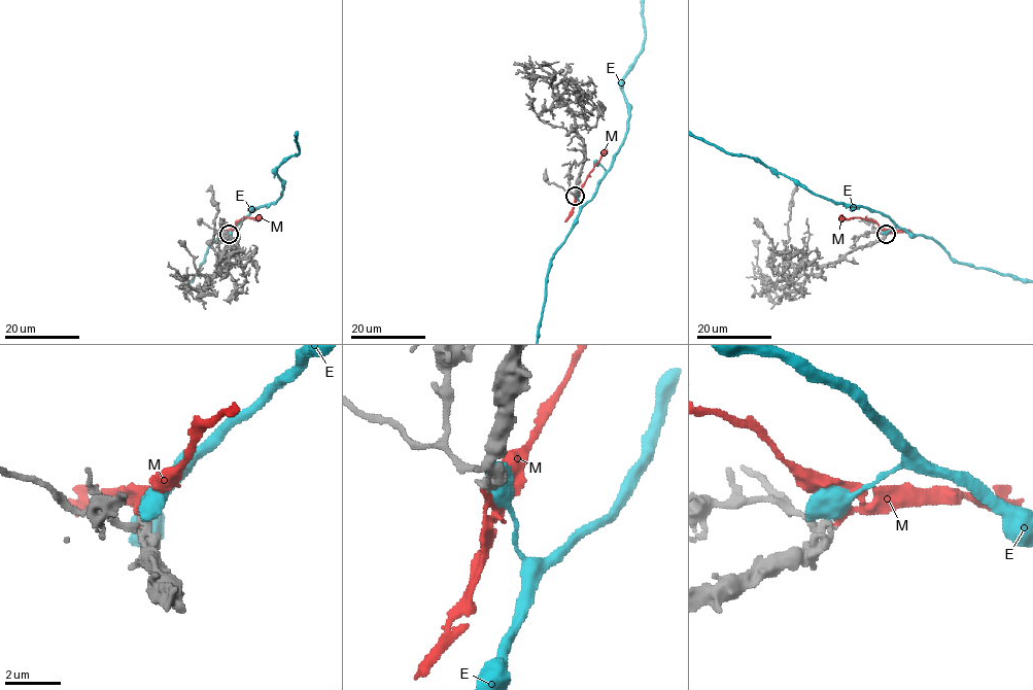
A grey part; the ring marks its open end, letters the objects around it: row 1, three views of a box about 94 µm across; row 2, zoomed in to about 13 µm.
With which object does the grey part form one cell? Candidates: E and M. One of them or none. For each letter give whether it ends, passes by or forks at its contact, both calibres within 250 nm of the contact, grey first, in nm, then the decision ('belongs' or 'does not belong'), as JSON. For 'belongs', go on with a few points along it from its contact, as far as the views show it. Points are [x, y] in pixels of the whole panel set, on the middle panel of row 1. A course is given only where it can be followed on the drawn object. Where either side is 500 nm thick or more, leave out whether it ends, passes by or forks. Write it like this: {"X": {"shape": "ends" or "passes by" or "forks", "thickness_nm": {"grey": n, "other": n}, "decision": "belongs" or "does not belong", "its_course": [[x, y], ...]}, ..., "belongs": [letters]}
{"E": {"thickness_nm": {"grey": 240, "other": 800}, "decision": "does not belong"}, "M": {"shape": "ends", "thickness_nm": {"grey": 190, "other": 240}, "decision": "belongs", "its_course": [[574, 196], [576, 198], [606, 148]]}, "belongs": ["M"]}

